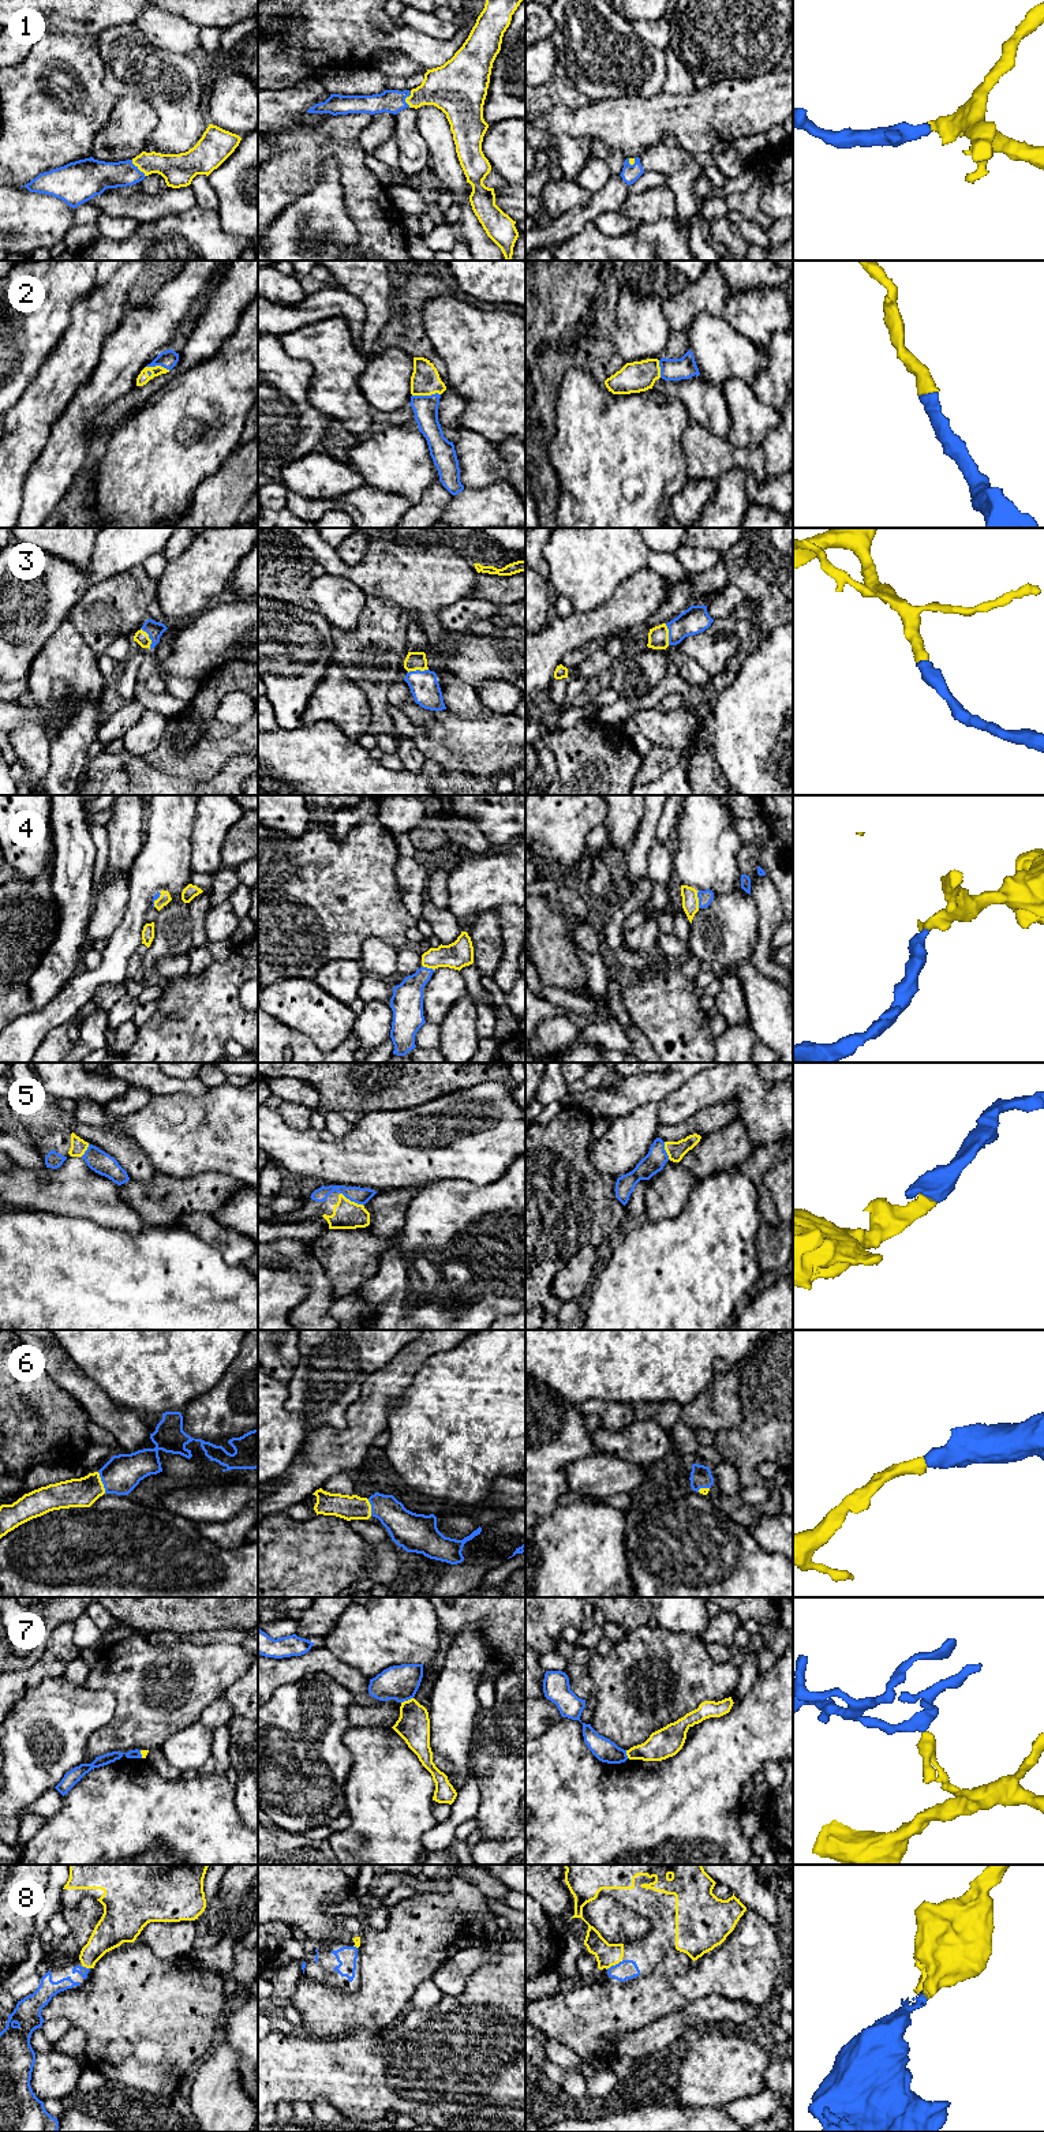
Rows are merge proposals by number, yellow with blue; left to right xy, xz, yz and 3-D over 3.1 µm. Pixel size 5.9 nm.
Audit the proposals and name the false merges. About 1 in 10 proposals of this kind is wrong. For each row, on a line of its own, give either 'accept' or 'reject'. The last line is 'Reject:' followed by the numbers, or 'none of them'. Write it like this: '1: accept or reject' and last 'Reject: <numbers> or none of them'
1: accept
2: accept
3: accept
4: accept
5: accept
6: accept
7: reject
8: accept
Reject: 7

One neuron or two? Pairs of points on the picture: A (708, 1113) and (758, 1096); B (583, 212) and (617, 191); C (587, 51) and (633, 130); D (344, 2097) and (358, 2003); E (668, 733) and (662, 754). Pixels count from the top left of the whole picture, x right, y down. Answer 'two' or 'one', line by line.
A: two
B: one
C: two
D: two
E: two

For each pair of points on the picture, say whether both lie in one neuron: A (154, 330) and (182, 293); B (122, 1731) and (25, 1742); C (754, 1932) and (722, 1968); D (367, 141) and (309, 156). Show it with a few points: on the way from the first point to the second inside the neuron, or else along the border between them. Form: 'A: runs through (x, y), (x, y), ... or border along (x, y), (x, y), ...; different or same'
A: runs through (157, 321), (172, 303); same
B: border along (113, 1715), (90, 1734), (86, 1753); different
C: runs through (743, 1943), (728, 1958); same
D: border along (373, 115), (373, 122), (359, 138), (365, 153); different

